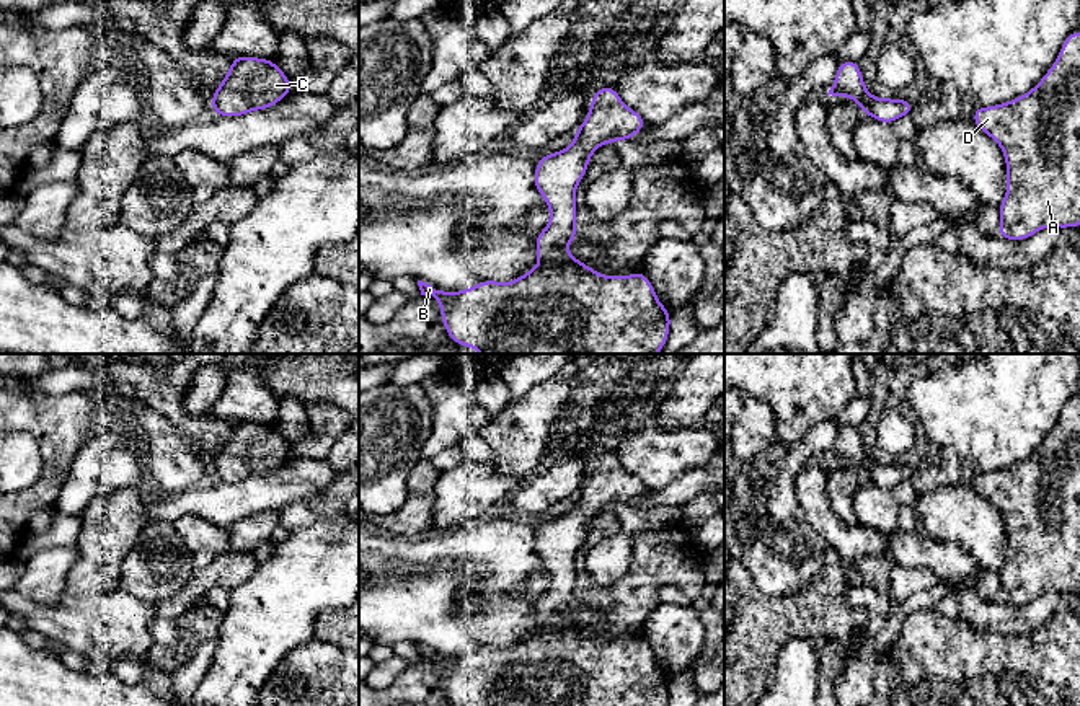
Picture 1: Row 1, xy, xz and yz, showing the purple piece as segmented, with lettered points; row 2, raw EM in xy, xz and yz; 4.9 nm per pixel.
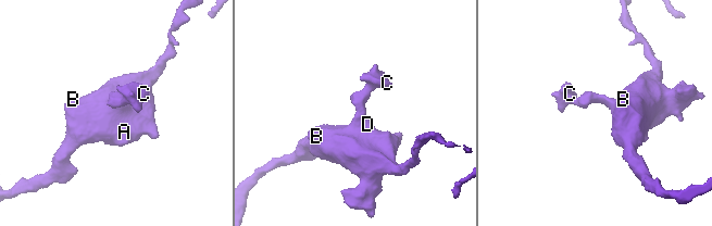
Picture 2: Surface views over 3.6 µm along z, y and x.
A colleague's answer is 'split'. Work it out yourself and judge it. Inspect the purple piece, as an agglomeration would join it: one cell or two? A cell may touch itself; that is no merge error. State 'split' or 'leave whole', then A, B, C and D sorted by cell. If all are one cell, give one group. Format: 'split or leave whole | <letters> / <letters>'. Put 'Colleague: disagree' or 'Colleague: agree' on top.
Colleague: disagree
leave whole | A B C D

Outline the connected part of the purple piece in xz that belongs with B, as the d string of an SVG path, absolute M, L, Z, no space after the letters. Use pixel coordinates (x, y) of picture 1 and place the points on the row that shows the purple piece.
M615 86L592 91L591 109L576 129L571 145L543 155L535 165L533 186L550 209L548 225L535 236L538 264L511 282L489 279L460 292L439 290L418 280L421 295L439 300L444 328L455 344L481 354L657 354L664 349L671 329L671 313L659 302L648 276L644 272L623 277L599 274L564 249L578 238L576 188L587 171L591 155L602 143L631 140L644 126L646 119L622 101Z

